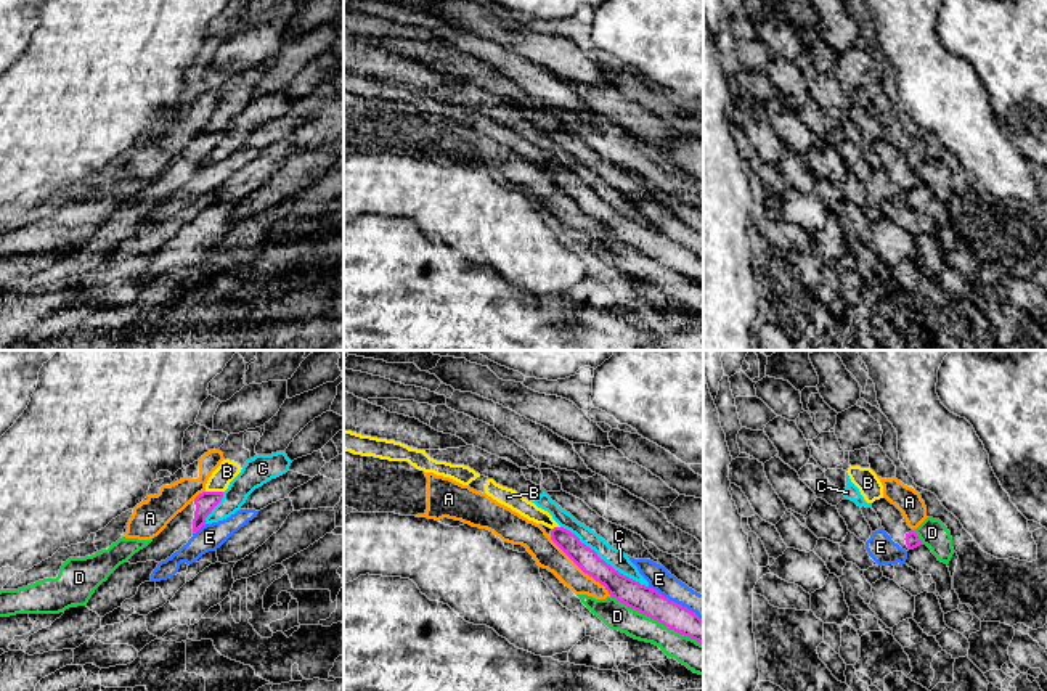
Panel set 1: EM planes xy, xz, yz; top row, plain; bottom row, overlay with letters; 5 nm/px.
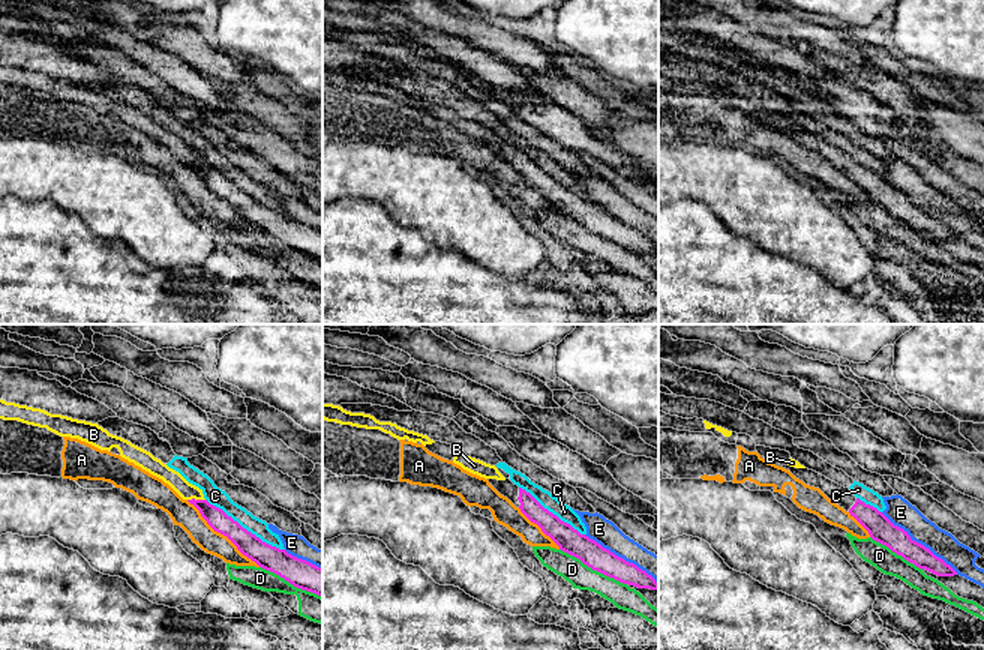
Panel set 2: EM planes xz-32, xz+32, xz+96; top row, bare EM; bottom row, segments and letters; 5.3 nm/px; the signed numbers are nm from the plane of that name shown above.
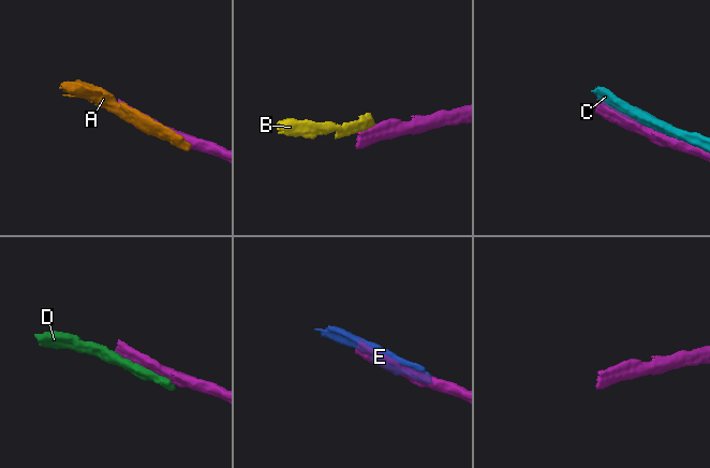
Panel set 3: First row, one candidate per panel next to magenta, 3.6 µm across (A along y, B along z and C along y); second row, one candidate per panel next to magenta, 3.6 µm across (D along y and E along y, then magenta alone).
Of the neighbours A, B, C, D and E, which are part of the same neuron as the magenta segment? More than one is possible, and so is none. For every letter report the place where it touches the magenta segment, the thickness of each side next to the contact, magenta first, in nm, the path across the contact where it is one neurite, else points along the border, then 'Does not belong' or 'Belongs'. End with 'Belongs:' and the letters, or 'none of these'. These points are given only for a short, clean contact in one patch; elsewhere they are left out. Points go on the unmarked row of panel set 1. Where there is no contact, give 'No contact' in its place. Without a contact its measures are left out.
A: Touches magenta at xz (582, 209). Thickness 130 nm (magenta) against 140 nm. Does not belong
B: Touches magenta at xy (214, 132). Thickness 100 nm (magenta) against 100 nm. Boundary: xy (206, 130), (222, 132). Does not belong
C: Touches magenta at xz (602, 200). Thickness 130 nm (magenta) against 90 nm. Does not belong
D: Touches magenta at xz (654, 259). Thickness 140 nm (magenta) against 140 nm. Does not belong
E: Touches magenta at xz (676, 243). Thickness 140 nm (magenta) against 120 nm. Does not belong
Belongs: none of these

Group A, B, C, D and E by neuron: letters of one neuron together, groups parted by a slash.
A / B / C / D / E

